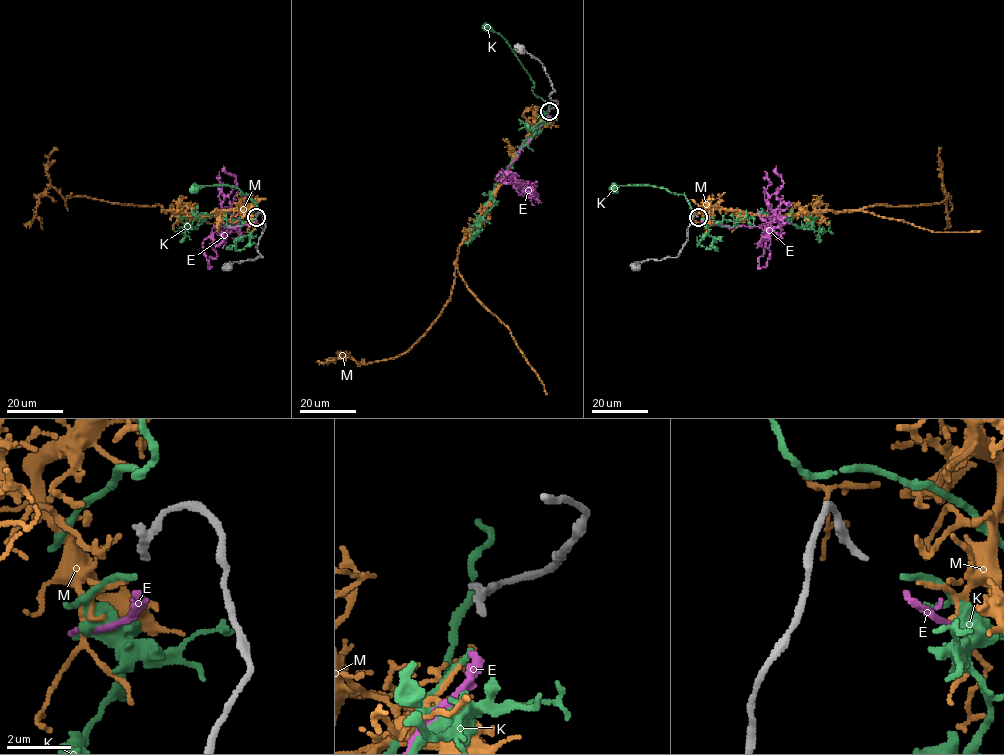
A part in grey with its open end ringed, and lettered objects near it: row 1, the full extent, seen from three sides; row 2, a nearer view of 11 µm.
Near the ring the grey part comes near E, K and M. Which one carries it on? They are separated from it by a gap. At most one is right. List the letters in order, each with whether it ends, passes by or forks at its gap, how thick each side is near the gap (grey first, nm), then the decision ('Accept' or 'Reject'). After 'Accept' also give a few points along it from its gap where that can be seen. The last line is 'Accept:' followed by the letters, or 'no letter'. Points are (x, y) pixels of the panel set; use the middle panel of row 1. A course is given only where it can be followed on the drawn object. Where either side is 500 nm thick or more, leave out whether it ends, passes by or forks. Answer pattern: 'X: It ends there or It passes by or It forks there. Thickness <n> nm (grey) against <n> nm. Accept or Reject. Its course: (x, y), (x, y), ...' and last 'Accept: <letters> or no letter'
E: It ends there. Thickness 220 nm (grey) against 200 nm. Accept. Its course: (549, 115), (521, 149), (505, 175), (517, 180), (529, 197), (515, 189)
K: It ends there. Thickness 220 nm (grey) against 170 nm. Reject
M: It ends there. Thickness 220 nm (grey) against 130 nm. Reject
Accept: E

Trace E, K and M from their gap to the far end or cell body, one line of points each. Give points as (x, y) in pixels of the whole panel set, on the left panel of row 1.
E: (256, 220), (234, 227), (214, 227), (213, 232), (221, 203), (236, 184), (236, 176), (226, 172), (223, 165)
K: (255, 218), (250, 224), (231, 227), (223, 218), (202, 213), (195, 228), (180, 231), (174, 230), (175, 221)
M: (255, 219), (243, 209), (195, 215), (158, 205), (65, 198), (50, 187), (39, 198), (35, 216), (42, 230)

